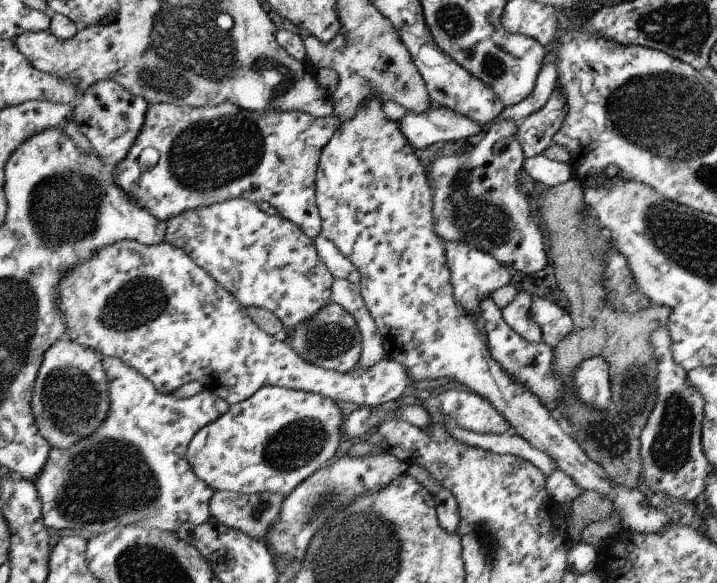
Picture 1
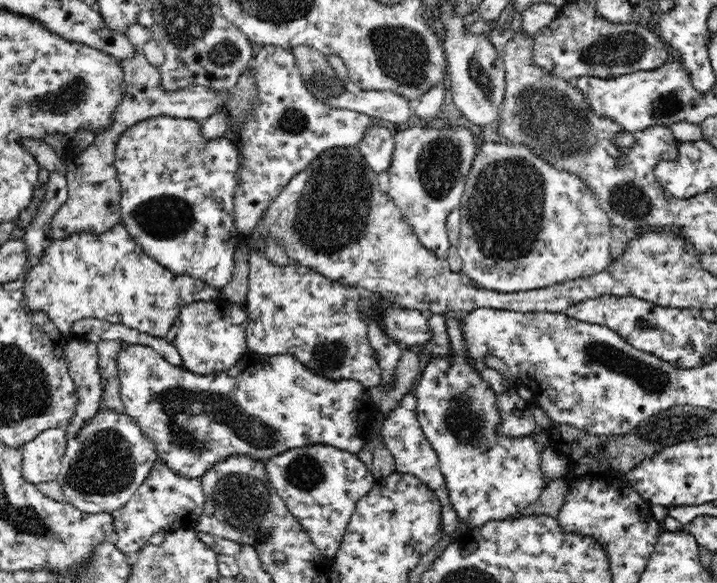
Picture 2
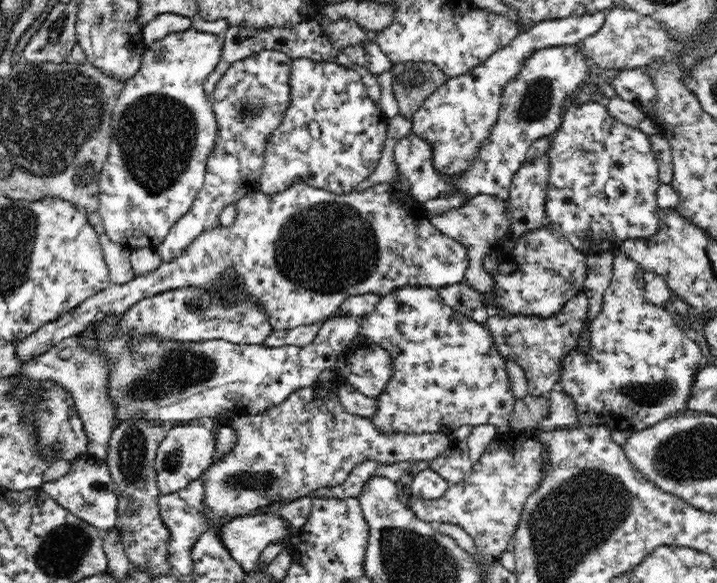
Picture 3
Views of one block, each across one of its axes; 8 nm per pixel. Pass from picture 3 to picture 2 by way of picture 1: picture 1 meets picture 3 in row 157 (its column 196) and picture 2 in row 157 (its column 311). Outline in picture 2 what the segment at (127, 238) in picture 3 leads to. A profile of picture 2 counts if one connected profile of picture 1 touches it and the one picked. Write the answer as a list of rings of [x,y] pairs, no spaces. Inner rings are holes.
[[[161,114],[148,120],[137,122],[120,136],[120,140],[116,144],[116,160],[114,162],[121,186],[119,205],[122,225],[147,256],[150,256],[150,258],[162,264],[162,267],[168,268],[174,273],[192,275],[195,279],[204,281],[206,285],[221,290],[228,285],[232,278],[235,270],[234,254],[244,243],[244,236],[237,230],[237,223],[234,221],[234,208],[236,208],[236,205],[234,205],[234,192],[236,192],[236,174],[238,174],[238,168],[240,167],[240,159],[238,147],[228,137],[214,140],[214,142],[205,142],[199,136],[199,124],[200,121],[179,119],[178,117]]]

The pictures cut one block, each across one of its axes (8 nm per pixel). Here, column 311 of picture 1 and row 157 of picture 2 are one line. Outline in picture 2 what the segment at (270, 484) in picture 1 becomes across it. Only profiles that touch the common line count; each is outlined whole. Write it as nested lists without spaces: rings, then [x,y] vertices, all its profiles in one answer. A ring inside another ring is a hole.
[[[401,126],[394,135],[394,154],[388,167],[389,197],[398,205],[406,223],[418,237],[422,247],[432,251],[440,260],[449,254],[450,240],[446,216],[459,208],[475,152],[474,137],[468,128],[428,129]]]

